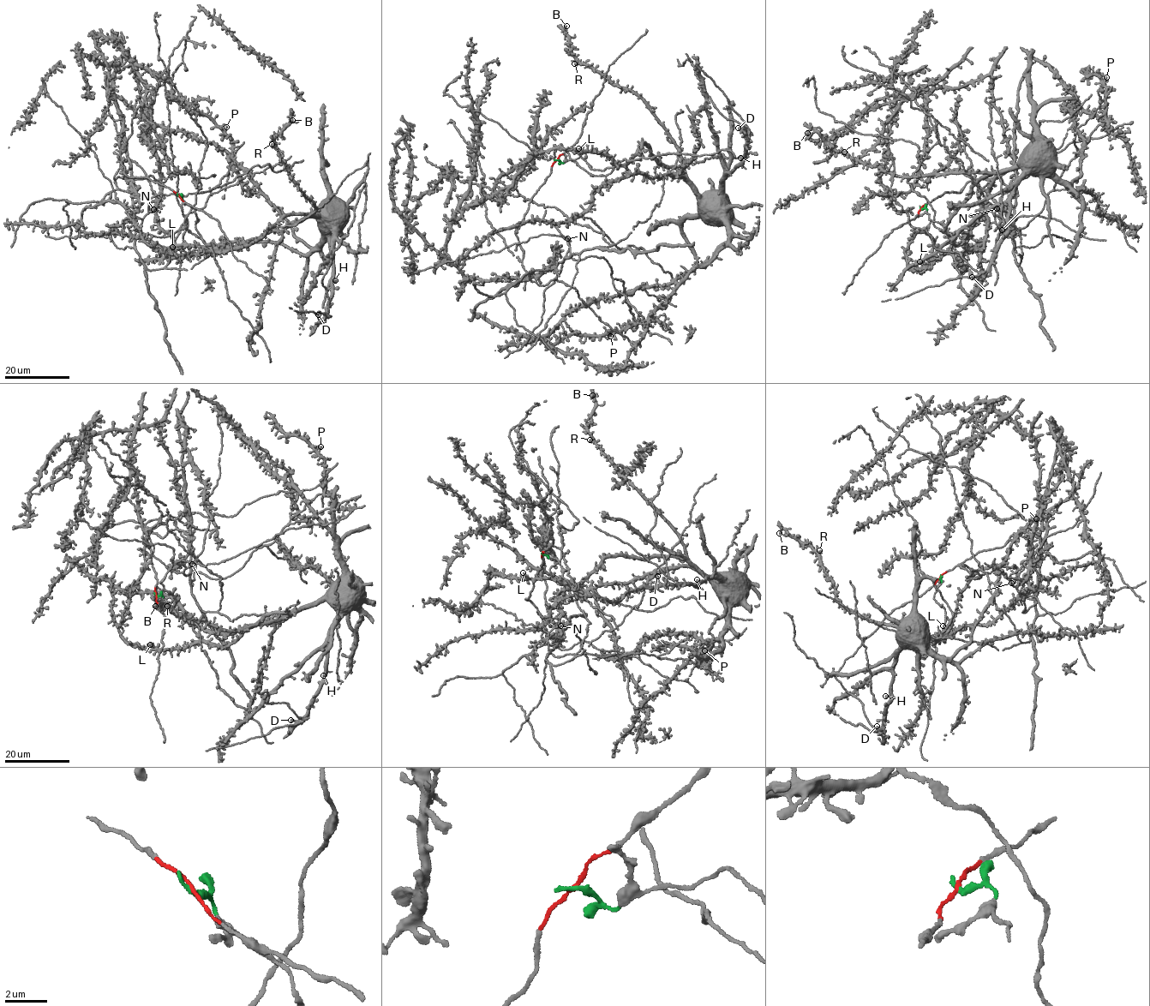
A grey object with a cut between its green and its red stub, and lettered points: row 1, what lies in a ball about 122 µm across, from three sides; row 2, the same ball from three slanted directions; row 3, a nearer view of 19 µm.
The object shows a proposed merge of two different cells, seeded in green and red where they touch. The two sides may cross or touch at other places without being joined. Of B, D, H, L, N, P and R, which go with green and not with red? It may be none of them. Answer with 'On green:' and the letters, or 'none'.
On green: B, D, H, L, R

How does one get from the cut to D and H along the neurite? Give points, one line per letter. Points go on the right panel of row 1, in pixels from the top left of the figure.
D: (920, 208), (955, 245), (945, 228), (973, 186), (1021, 165), (1007, 236), (991, 269), (972, 276)
H: (920, 208), (945, 227), (955, 245), (945, 228), (973, 186), (1021, 165), (1009, 225), (1002, 230)

